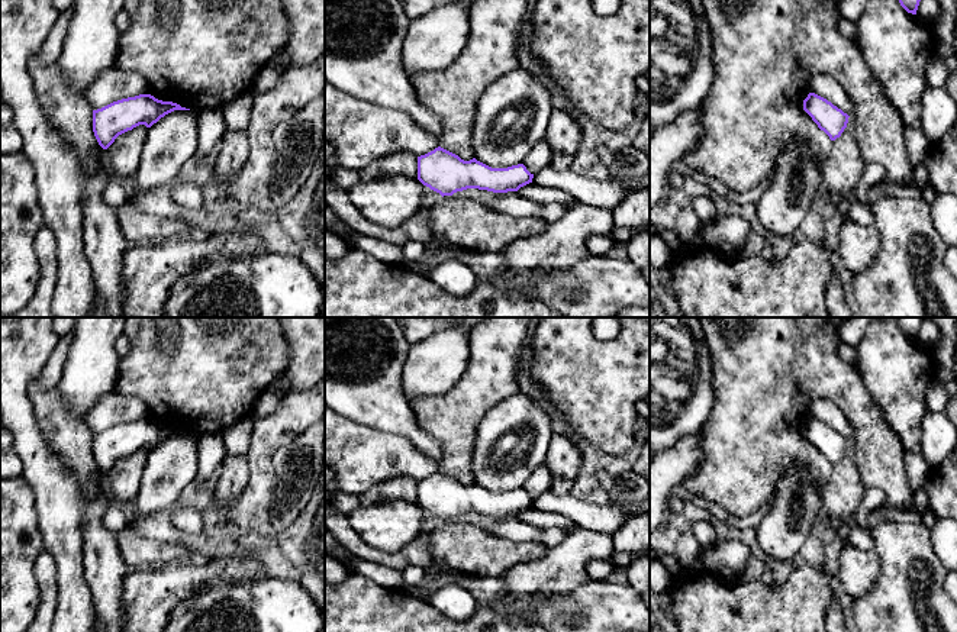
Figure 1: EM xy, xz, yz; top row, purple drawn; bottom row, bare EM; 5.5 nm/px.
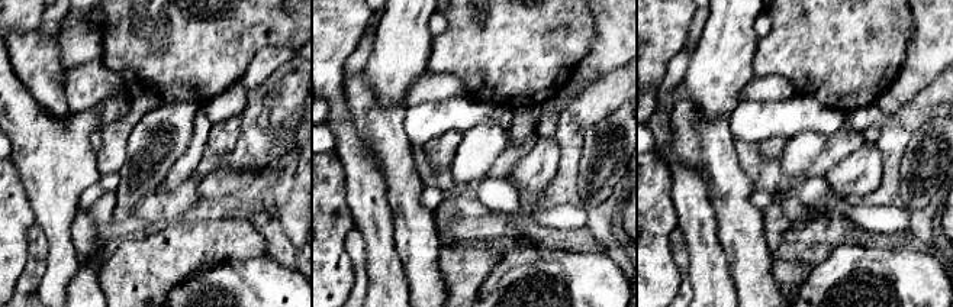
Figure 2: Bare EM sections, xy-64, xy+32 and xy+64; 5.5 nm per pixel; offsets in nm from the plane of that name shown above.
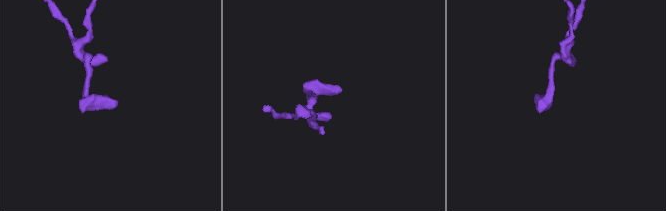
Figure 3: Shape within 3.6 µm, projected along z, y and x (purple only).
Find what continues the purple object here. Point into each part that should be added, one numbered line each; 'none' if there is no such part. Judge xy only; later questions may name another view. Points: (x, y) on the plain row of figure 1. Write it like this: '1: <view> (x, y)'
none

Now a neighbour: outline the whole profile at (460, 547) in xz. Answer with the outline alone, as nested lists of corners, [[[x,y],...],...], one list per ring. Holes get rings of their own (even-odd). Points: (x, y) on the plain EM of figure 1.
[[[455,520],[441,522],[428,536],[432,567],[419,587],[428,587],[450,571],[499,577],[513,565],[544,558],[548,551],[541,542],[516,544]]]

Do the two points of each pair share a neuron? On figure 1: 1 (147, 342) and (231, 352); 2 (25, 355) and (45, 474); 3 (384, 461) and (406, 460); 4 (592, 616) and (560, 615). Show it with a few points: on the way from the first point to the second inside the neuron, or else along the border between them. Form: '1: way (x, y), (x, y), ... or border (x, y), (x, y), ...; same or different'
1: way (167, 342), (210, 342); same
2: way (18, 384), (18, 418), (26, 432), (29, 445); same
3: way (390, 457), (400, 458); same
4: way (585, 609), (567, 609); same

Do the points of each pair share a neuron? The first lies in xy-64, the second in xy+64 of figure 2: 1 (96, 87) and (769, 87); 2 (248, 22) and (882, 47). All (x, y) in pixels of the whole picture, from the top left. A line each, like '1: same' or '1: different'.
1: same
2: same

